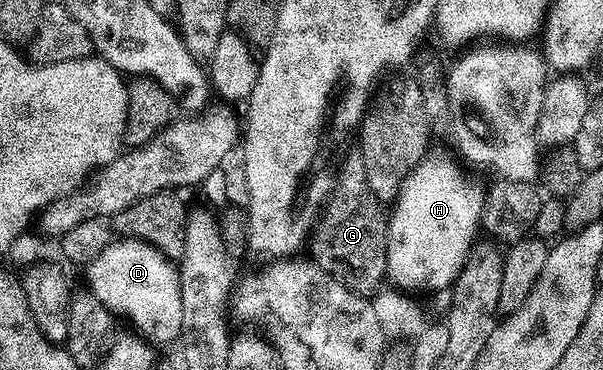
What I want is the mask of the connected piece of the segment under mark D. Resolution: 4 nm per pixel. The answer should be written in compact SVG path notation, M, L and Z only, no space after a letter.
M139 240L115 241L113 245L106 246L104 252L100 252L100 256L88 263L89 270L90 282L94 285L93 297L97 298L111 315L123 314L143 334L141 337L147 343L170 342L178 333L183 333L178 270L156 247Z

